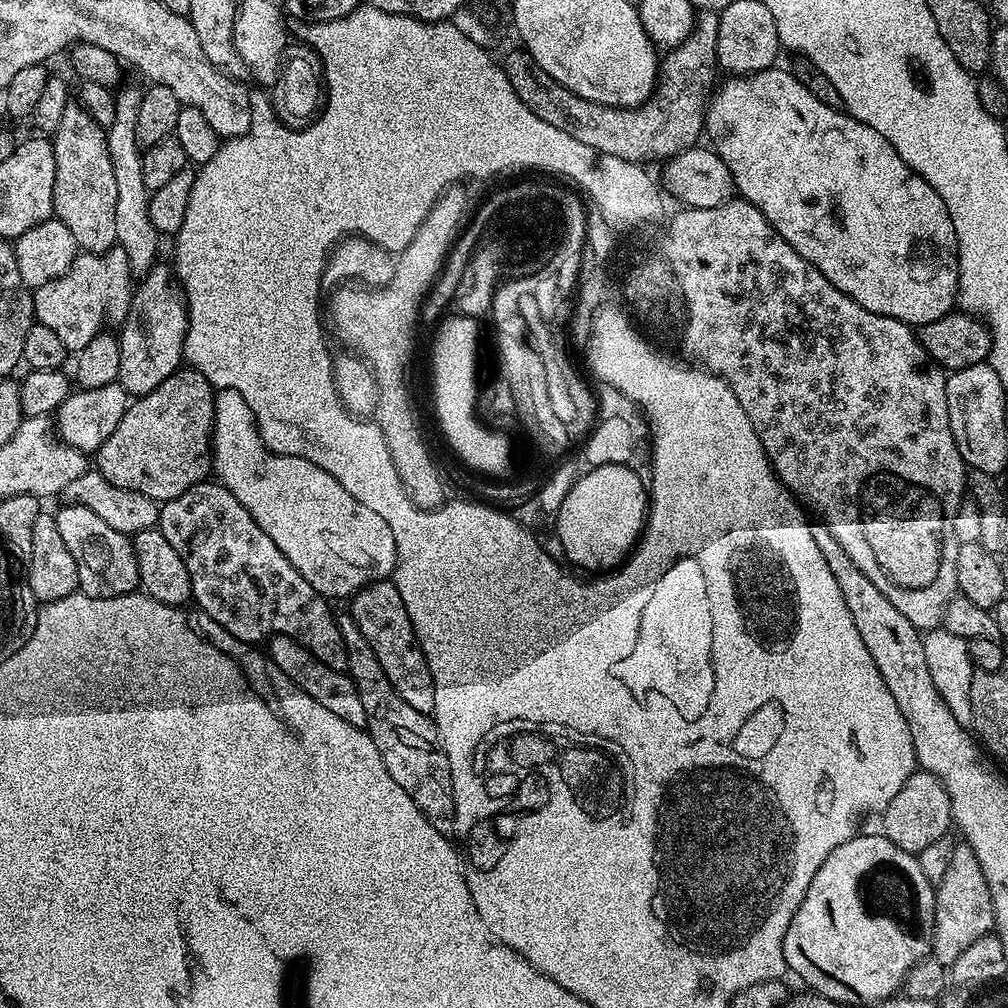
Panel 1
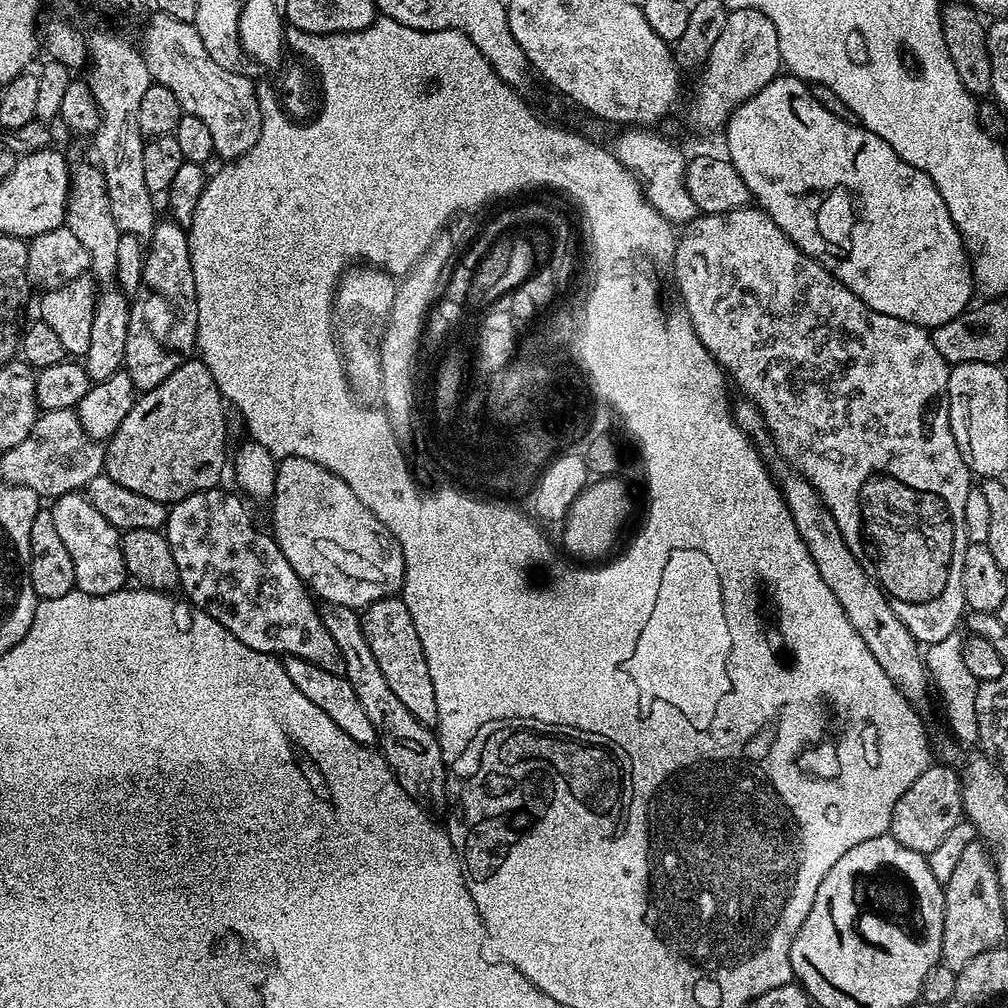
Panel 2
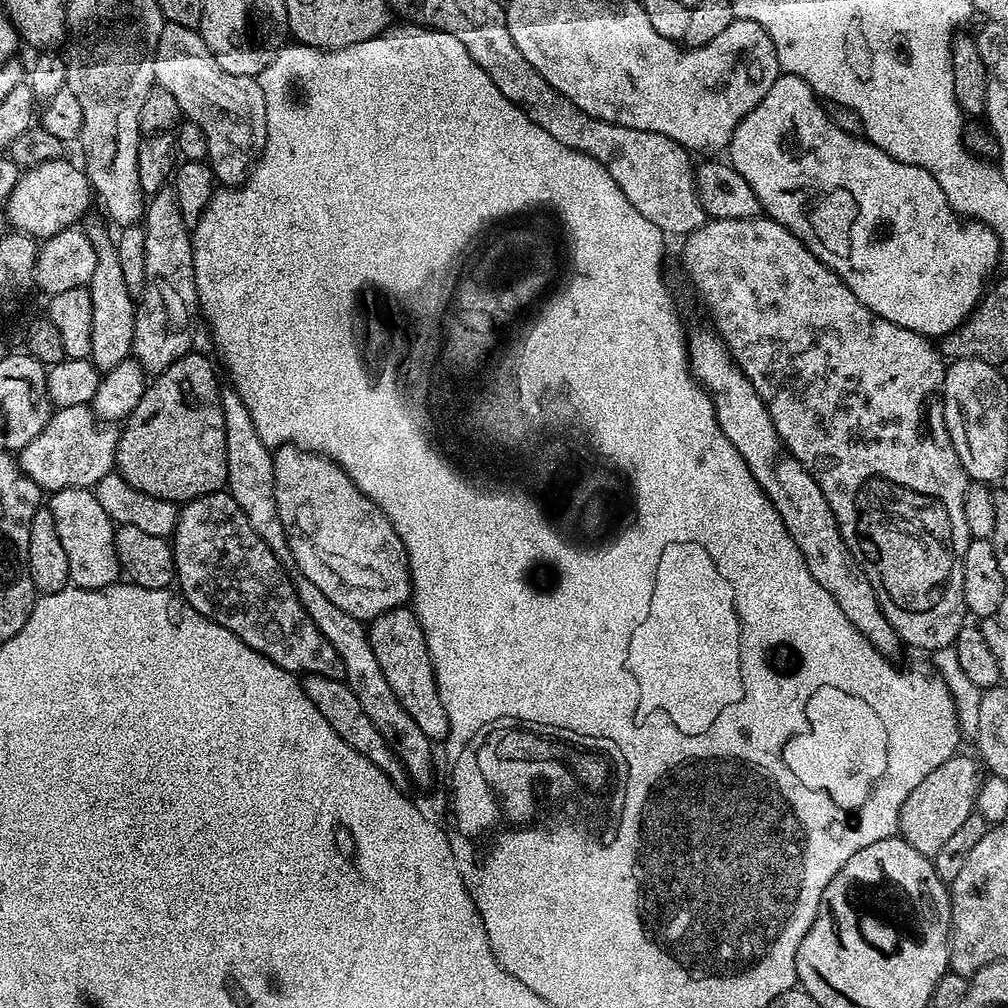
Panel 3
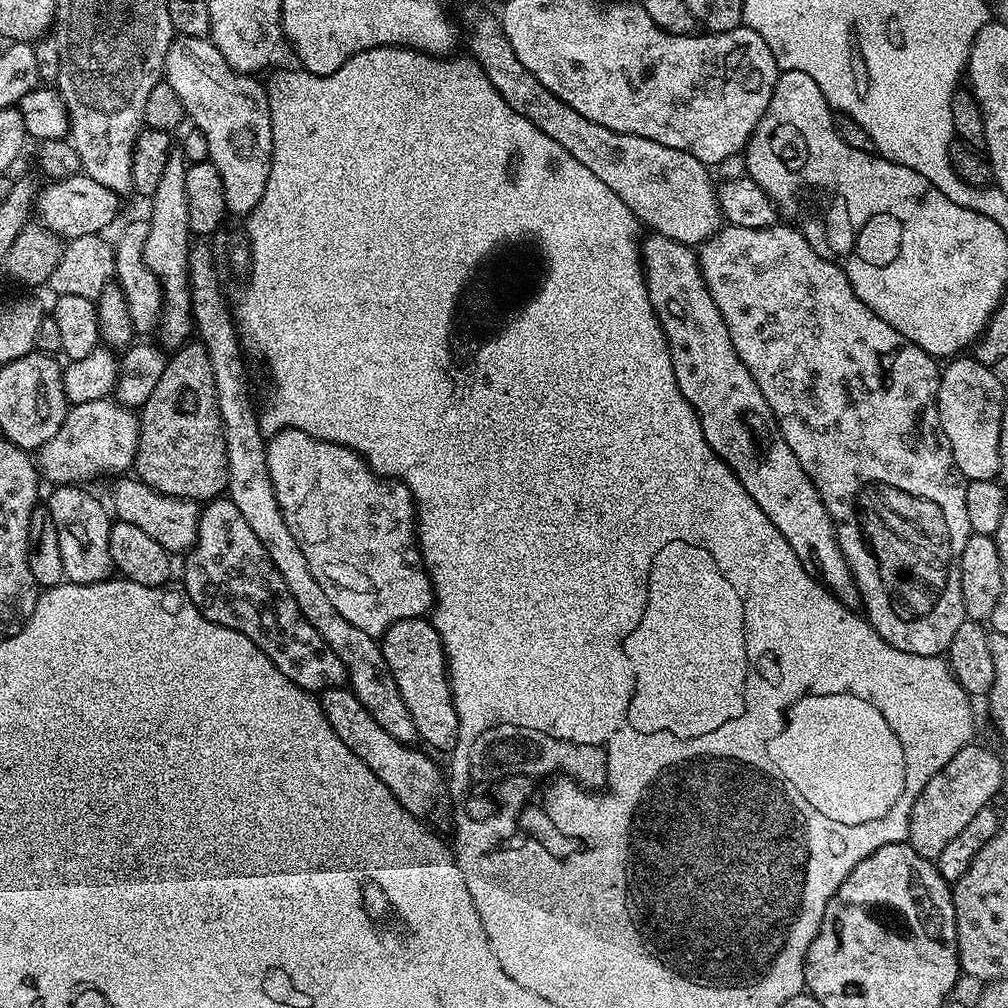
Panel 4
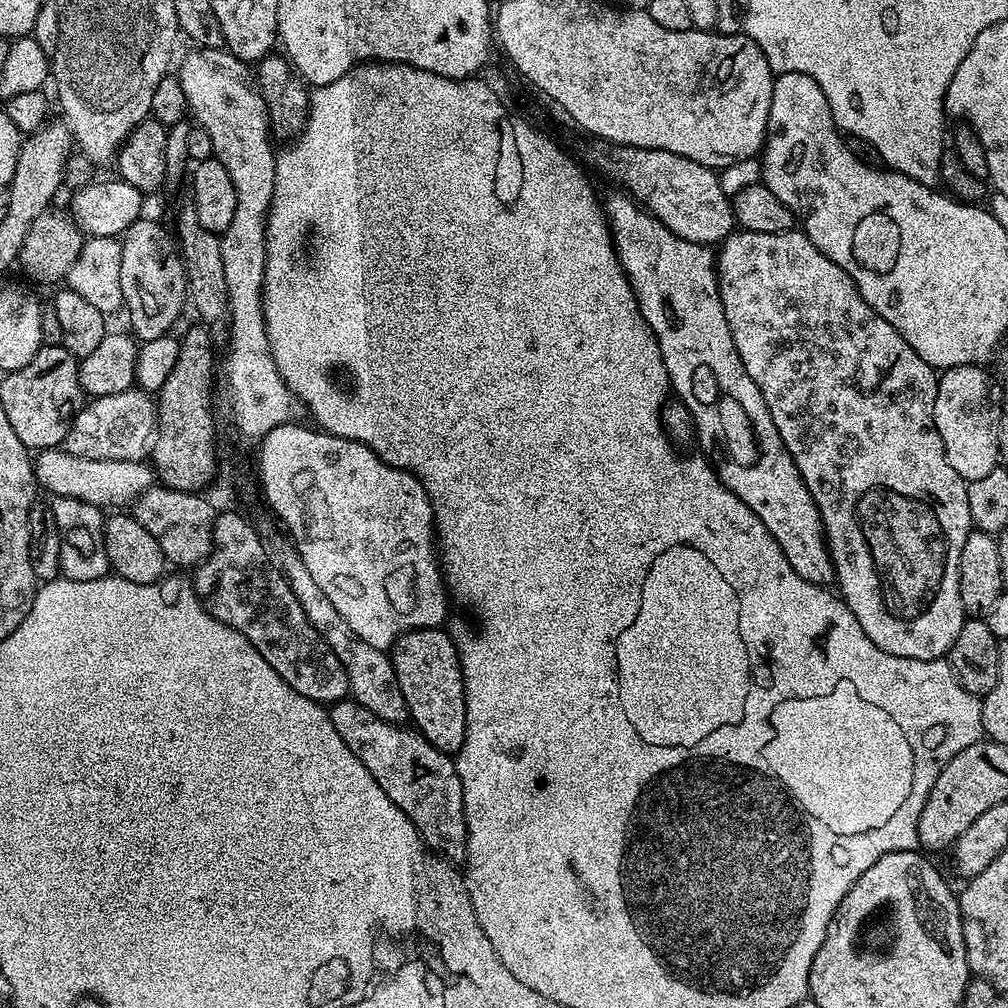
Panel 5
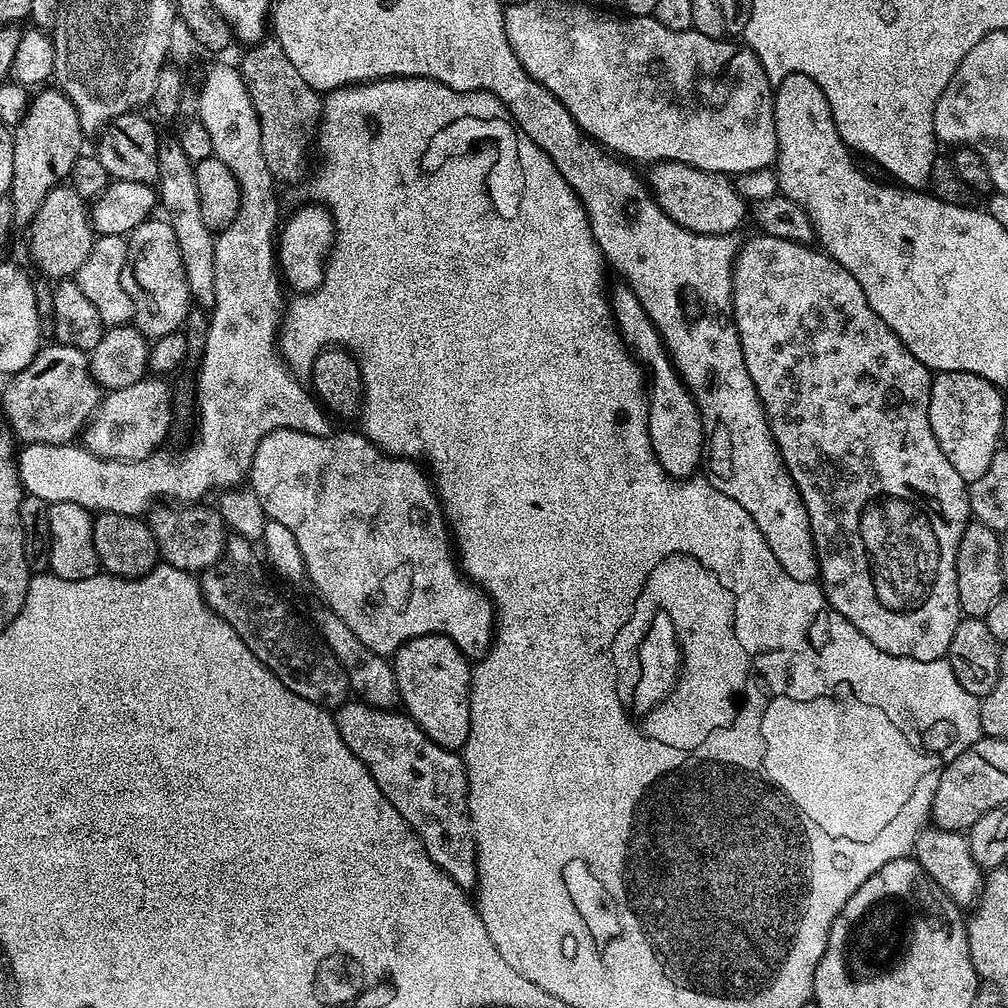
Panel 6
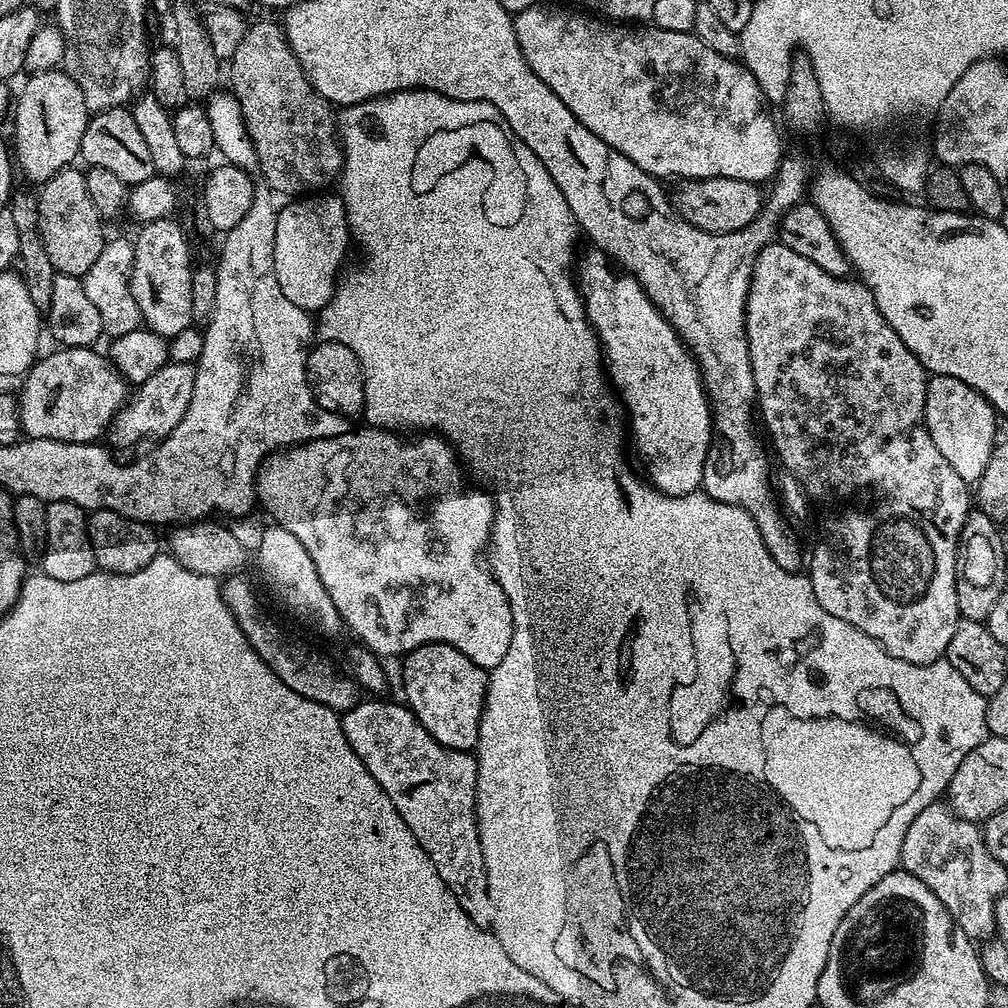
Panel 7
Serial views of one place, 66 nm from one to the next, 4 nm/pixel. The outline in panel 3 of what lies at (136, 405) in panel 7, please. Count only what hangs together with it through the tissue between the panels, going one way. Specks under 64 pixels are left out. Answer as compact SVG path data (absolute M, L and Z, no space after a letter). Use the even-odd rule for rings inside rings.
M89 405L56 408L50 422L26 447L18 453L21 470L45 493L67 488L95 489L97 482L106 478L116 467L118 432L111 423L96 419Z

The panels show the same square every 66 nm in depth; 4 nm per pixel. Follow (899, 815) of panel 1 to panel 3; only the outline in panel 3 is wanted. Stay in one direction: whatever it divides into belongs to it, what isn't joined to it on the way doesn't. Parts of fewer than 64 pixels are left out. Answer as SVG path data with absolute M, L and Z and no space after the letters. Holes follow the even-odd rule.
M963 754L952 756L931 774L926 774L921 784L910 790L906 802L902 802L898 835L910 846L914 846L918 854L934 858L938 850L942 850L942 845L962 827L962 822L974 815L976 795L982 783L982 768L973 760Z

